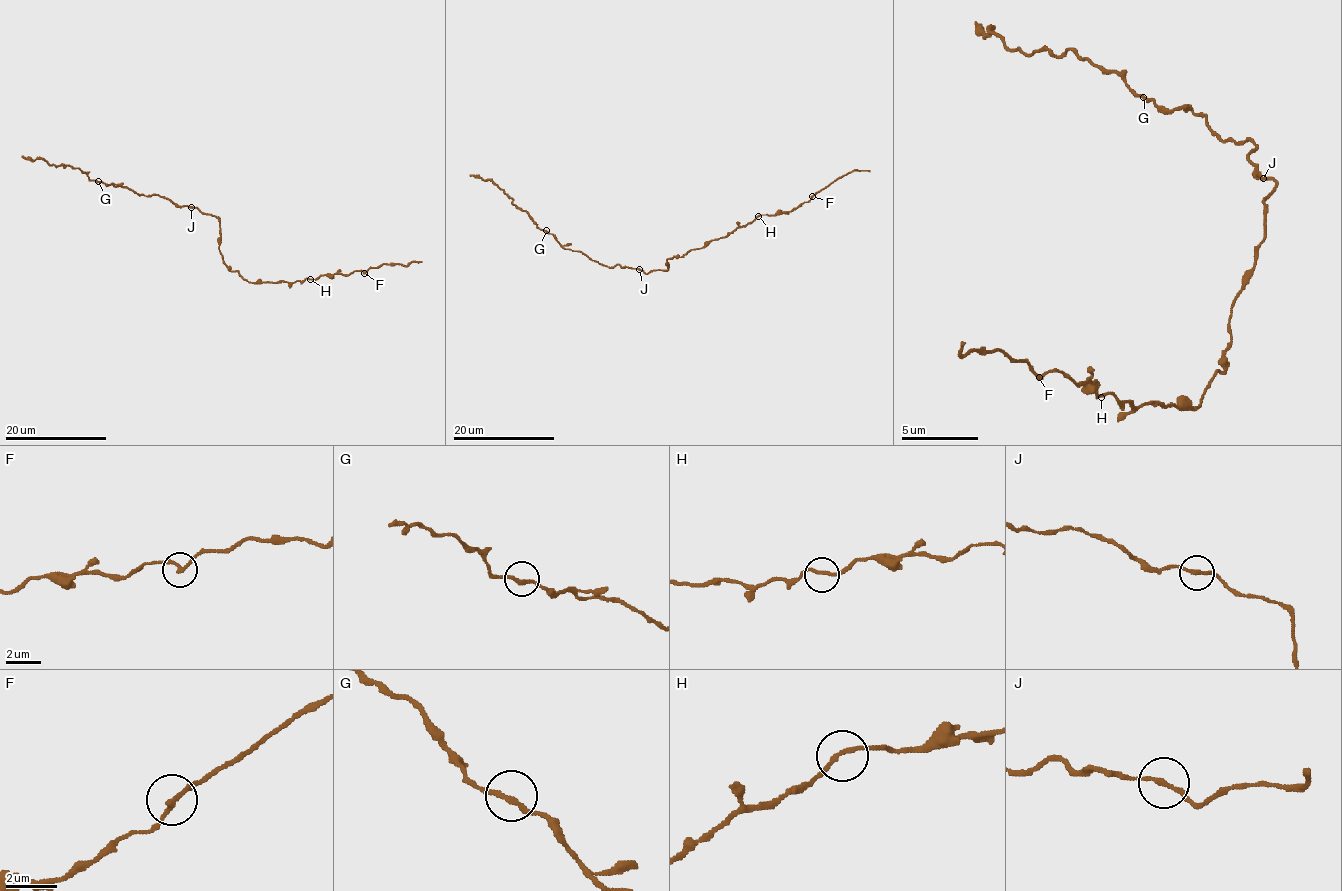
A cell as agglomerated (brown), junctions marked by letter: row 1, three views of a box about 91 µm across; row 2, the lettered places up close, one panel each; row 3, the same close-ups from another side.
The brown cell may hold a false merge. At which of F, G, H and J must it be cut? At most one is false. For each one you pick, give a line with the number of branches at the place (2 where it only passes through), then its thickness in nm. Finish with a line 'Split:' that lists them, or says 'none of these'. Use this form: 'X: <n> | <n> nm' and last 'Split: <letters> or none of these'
Split: none of these

